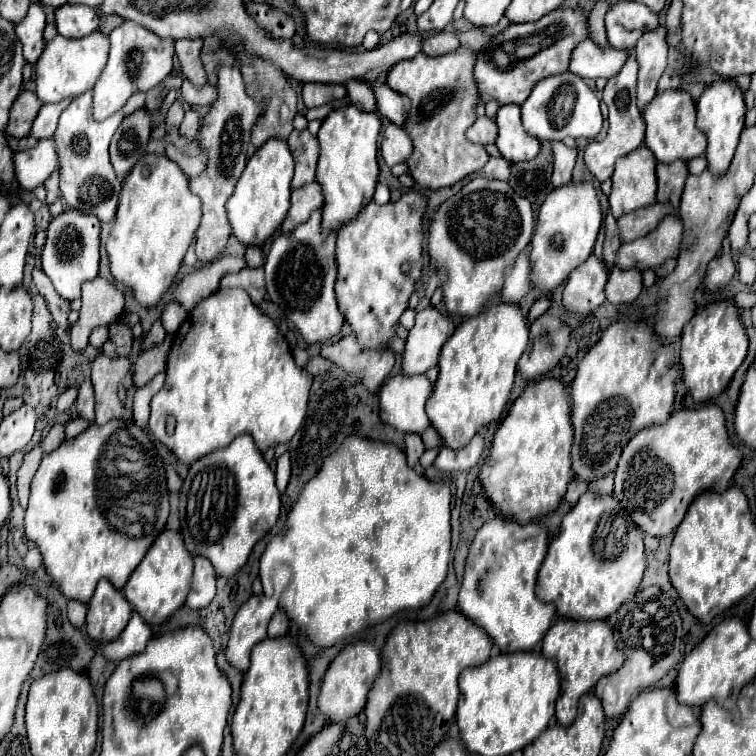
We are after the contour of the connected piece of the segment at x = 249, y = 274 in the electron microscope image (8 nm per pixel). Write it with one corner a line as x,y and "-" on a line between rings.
243,268
237,274
229,274
219,282
217,292
225,290
225,288
243,288
247,290
247,294
253,298
255,304
259,304
263,300
265,294
265,282
263,282
263,268

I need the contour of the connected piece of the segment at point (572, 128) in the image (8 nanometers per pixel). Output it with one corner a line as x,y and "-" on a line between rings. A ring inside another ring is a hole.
555,74
553,78
545,78
533,86
525,104
521,104
521,120
523,128
539,138
539,140
563,140
567,136
593,140
603,124
603,116
599,110
599,98
593,90
575,74

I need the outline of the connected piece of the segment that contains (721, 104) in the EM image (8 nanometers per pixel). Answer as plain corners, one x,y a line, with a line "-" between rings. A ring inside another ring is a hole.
717,80
707,86
697,100
697,128
707,136
707,166
713,174
721,174
733,160
735,146
745,122
745,102
743,90
737,86
735,80

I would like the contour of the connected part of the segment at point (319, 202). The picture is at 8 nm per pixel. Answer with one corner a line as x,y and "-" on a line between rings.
317,182
291,190
291,208
281,224
281,232
289,232
297,228
301,222
309,218
313,210
321,210
321,208
323,208
323,192

